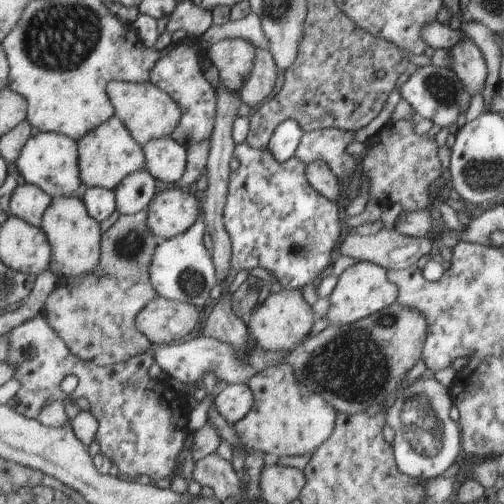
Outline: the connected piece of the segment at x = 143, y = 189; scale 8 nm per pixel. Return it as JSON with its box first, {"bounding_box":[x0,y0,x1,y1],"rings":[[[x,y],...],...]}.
{"bounding_box":[114,169,155,215],"rings":[[[145,169],[126,174],[114,189],[115,208],[120,215],[132,215],[145,210],[155,192],[153,178]]]}

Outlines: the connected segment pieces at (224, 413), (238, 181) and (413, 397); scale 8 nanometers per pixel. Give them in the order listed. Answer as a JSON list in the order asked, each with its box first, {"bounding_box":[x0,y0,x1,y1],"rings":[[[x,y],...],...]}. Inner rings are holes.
[{"bounding_box":[214,384,254,424],"rings":[[[245,384],[225,385],[217,393],[214,408],[229,424],[245,417],[254,404],[253,392]]]},{"bounding_box":[222,142,339,289],"rings":[[[244,142],[235,145],[232,154],[237,157],[239,166],[229,171],[222,210],[224,228],[230,240],[232,273],[258,266],[273,272],[274,282],[279,282],[282,289],[301,289],[325,266],[332,264],[329,256],[339,238],[339,208],[306,181],[305,164],[294,154],[279,162],[267,148],[255,150]]]},{"bounding_box":[384,378,459,478],"rings":[[[418,378],[414,383],[406,384],[403,391],[391,405],[386,406],[384,424],[393,430],[395,464],[408,477],[435,478],[443,474],[459,454],[459,429],[457,424],[449,422],[449,396],[447,390],[431,380]]]}]

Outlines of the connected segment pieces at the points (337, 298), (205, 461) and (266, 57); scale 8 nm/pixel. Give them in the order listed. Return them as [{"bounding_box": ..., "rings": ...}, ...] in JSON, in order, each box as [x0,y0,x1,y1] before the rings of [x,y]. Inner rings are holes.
[{"bounding_box":[326,261,397,325],"rings":[[[359,261],[339,273],[335,286],[327,295],[326,320],[331,325],[350,325],[360,318],[379,313],[393,304],[396,296],[397,287],[387,278],[386,269],[369,261]]]},{"bounding_box":[190,453,244,503],"rings":[[[209,453],[207,456],[194,462],[190,480],[200,486],[209,486],[213,490],[213,497],[222,503],[225,499],[237,499],[244,492],[244,484],[237,480],[231,463]]]},{"bounding_box":[238,48,277,107],"rings":[[[256,48],[254,50],[253,66],[238,92],[240,102],[252,107],[259,104],[275,86],[277,68],[269,50]]]}]

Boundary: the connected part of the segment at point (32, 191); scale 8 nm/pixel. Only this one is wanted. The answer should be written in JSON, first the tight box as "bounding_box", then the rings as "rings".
{"bounding_box":[8,182,53,227],"rings":[[[17,182],[8,201],[8,213],[27,223],[40,227],[42,215],[53,200],[41,188],[30,183]]]}

